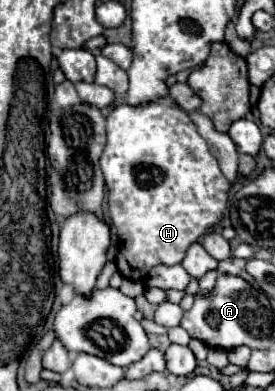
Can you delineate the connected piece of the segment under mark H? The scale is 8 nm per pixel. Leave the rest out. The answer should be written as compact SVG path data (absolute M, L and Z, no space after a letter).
M147 102L139 106L115 104L107 114L107 146L101 156L101 170L109 188L109 214L119 234L117 268L129 280L143 280L157 264L179 264L185 250L215 228L227 208L231 184L221 174L217 160L189 122L189 116L171 104Z

